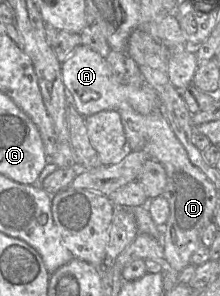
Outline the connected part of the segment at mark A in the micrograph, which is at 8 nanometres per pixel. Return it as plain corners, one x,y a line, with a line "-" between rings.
78,46
62,63
61,73
64,86
73,97
75,108
83,117
103,110
118,110
125,105
144,115
160,111
160,99
151,87
146,84
119,83
114,78
106,58
88,46

